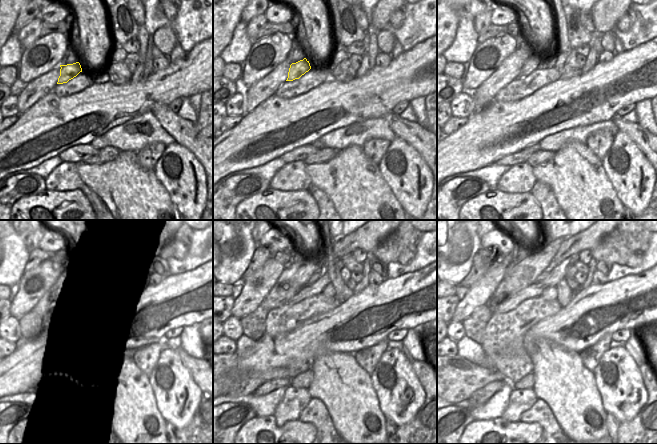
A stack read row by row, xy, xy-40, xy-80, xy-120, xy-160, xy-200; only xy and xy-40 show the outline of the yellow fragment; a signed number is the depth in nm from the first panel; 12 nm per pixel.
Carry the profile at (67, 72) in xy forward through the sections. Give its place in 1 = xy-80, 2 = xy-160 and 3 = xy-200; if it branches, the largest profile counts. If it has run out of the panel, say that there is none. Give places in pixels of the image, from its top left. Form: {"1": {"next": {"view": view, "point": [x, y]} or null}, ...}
{"1": {"next": {"view": "xy-80", "point": [530, 65]}}, "2": {"next": {"view": "xy-160", "point": [321, 272]}}, "3": {"next": {"view": "xy-200", "point": [544, 275]}}}

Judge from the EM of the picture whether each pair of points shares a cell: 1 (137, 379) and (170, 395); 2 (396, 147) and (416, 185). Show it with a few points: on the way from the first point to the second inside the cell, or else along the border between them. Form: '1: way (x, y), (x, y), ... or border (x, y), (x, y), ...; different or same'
1: border (148, 377), (157, 409); different
2: way (404, 156), (407, 162), (408, 176); same

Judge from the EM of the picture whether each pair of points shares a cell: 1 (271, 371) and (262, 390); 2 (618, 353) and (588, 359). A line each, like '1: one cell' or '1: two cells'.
1: two cells
2: two cells

